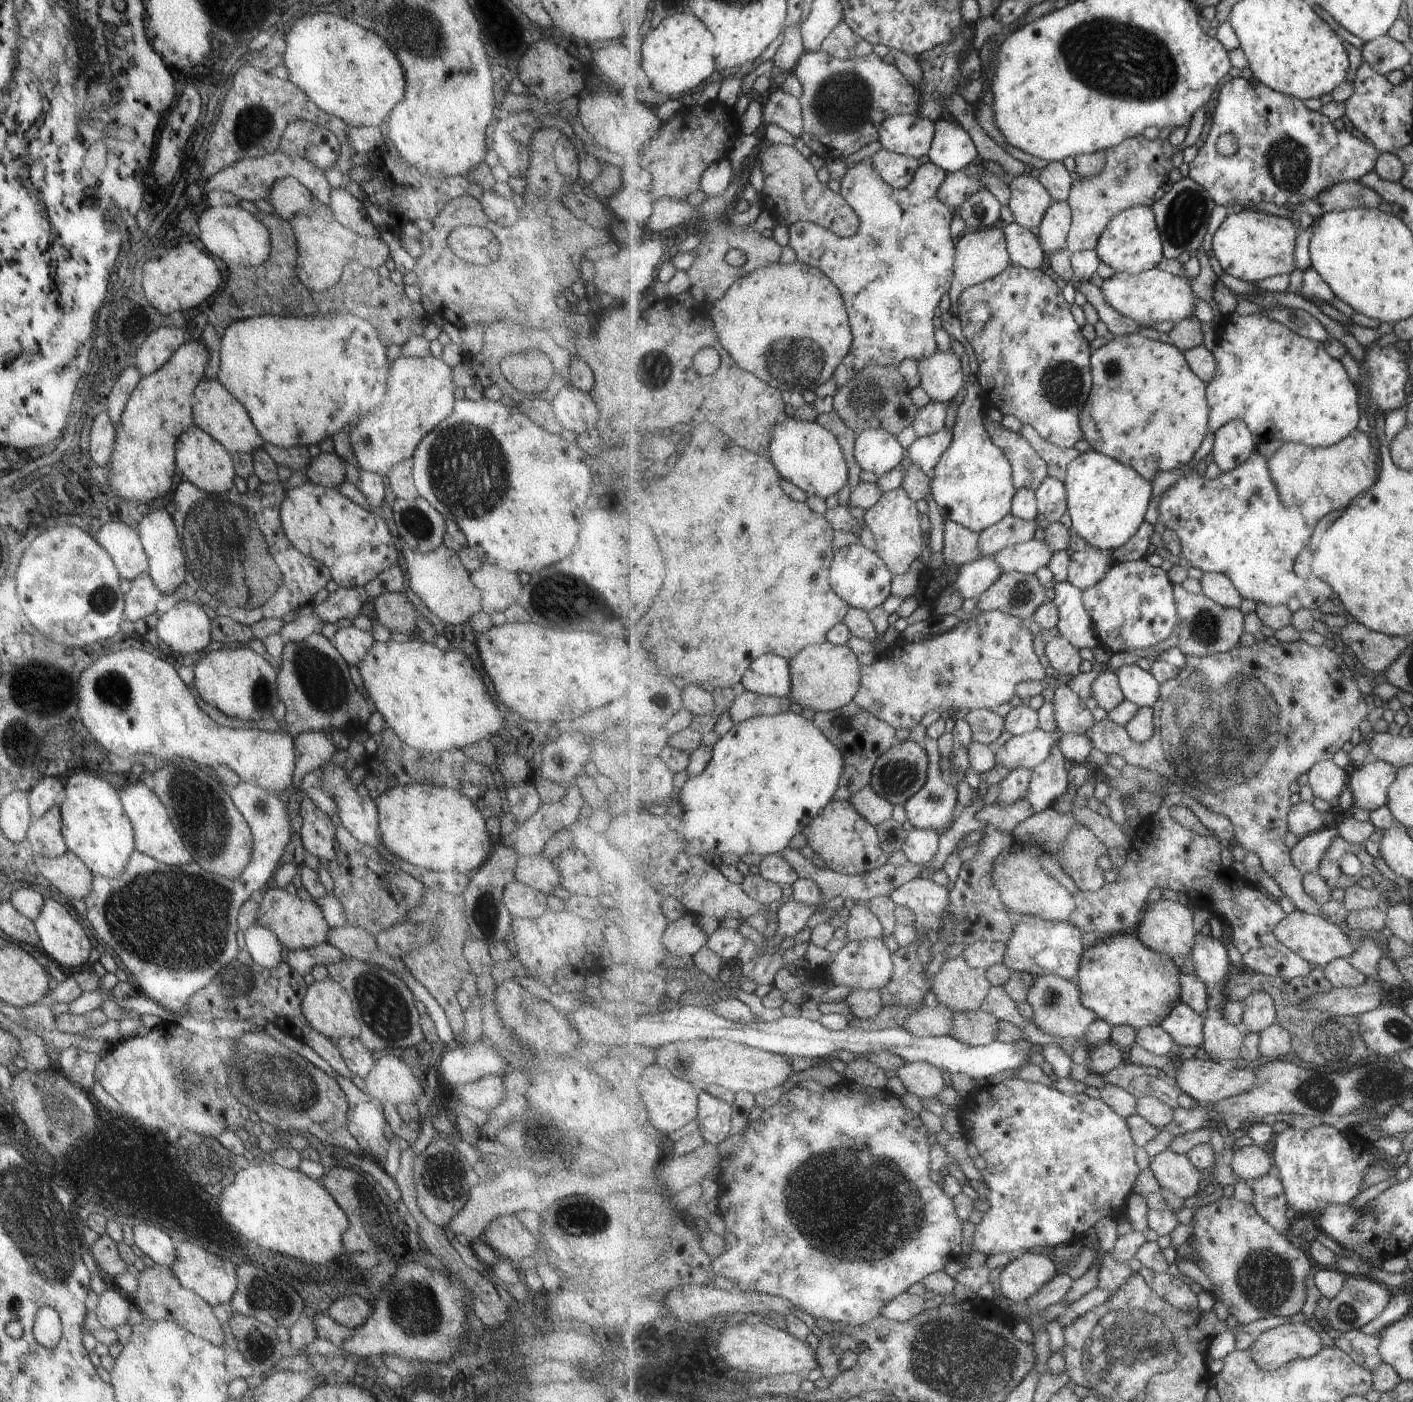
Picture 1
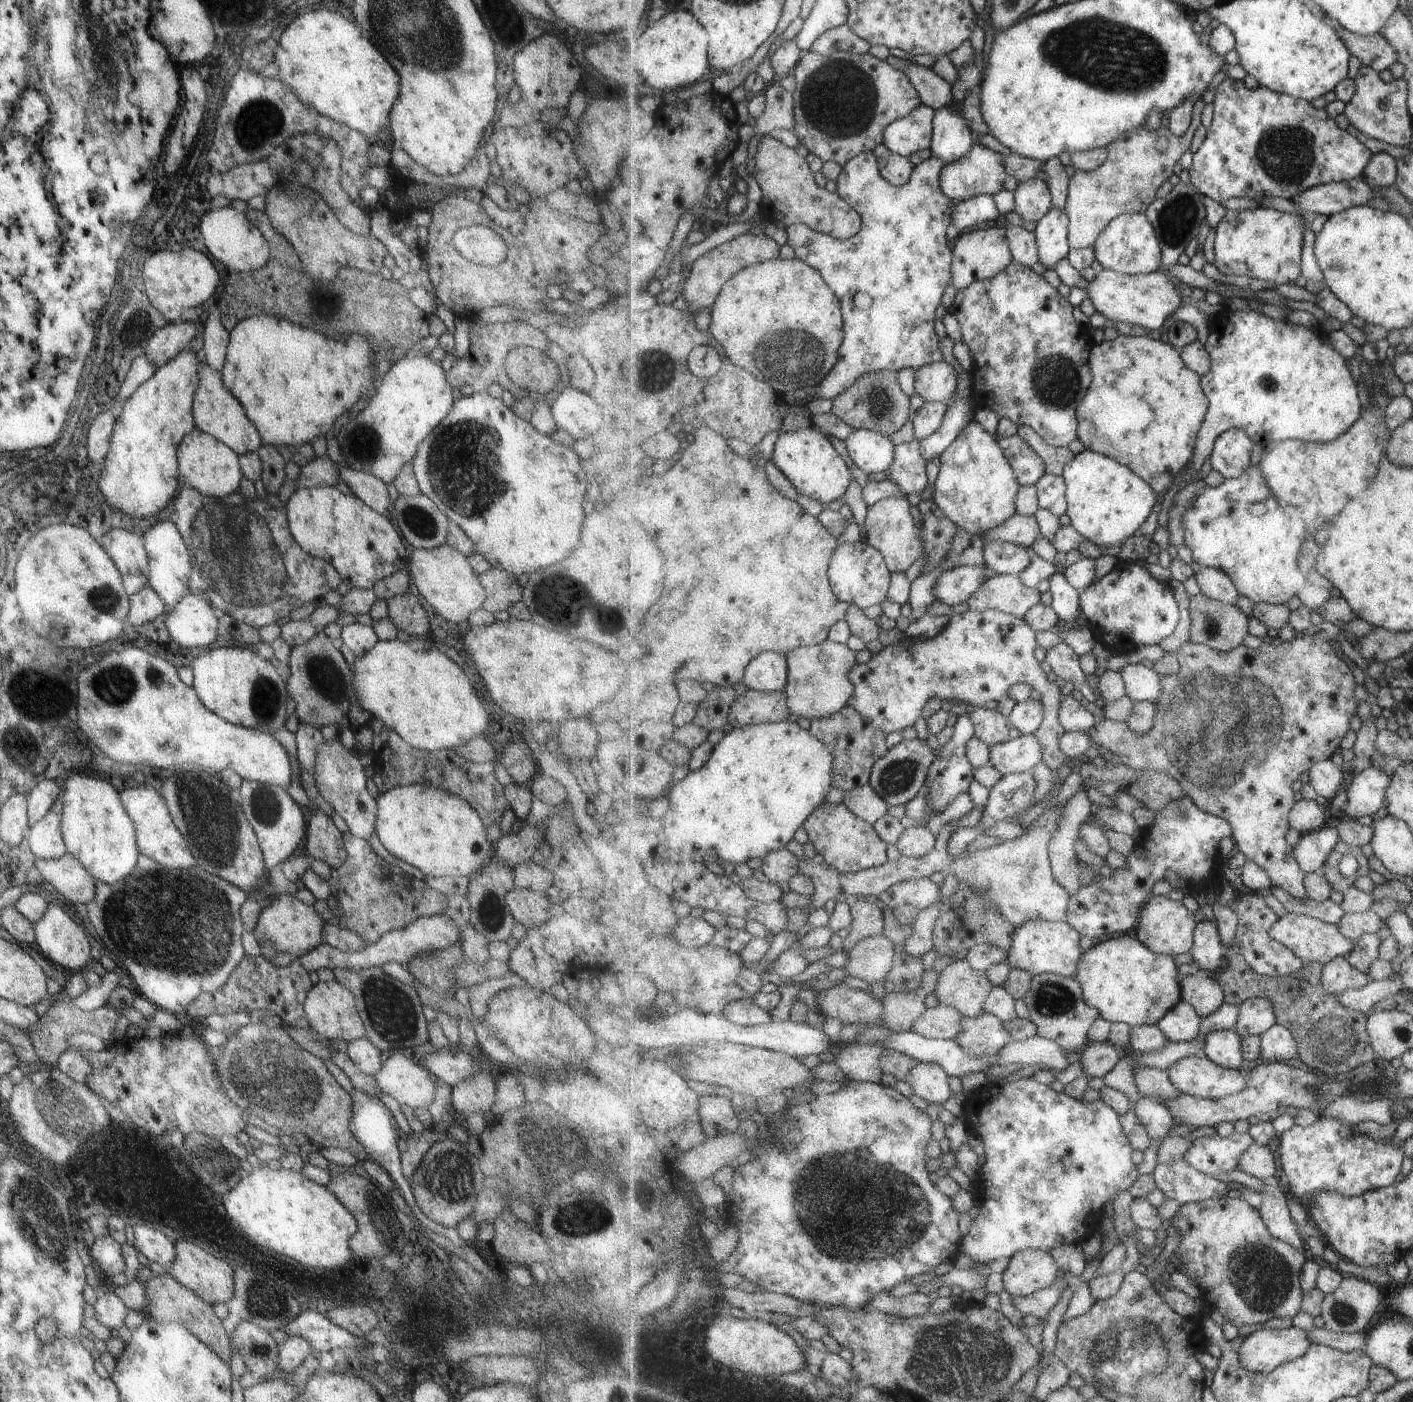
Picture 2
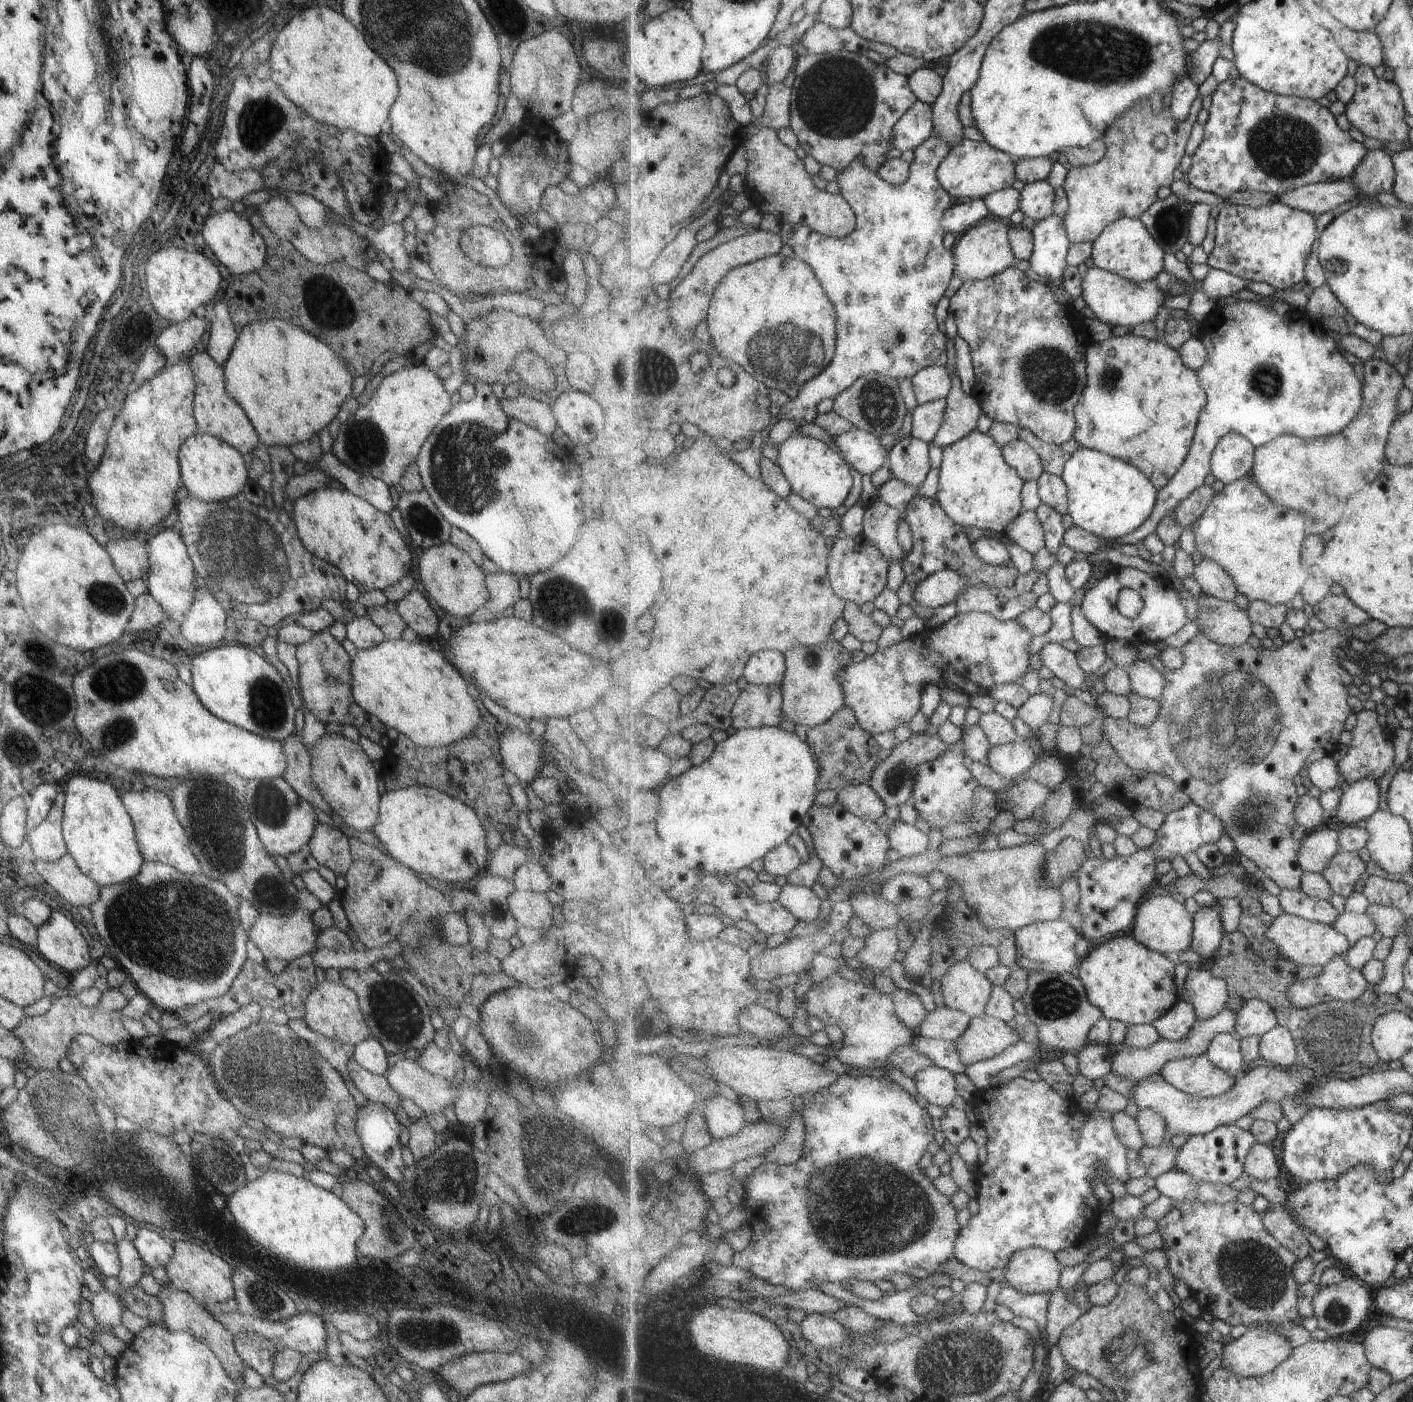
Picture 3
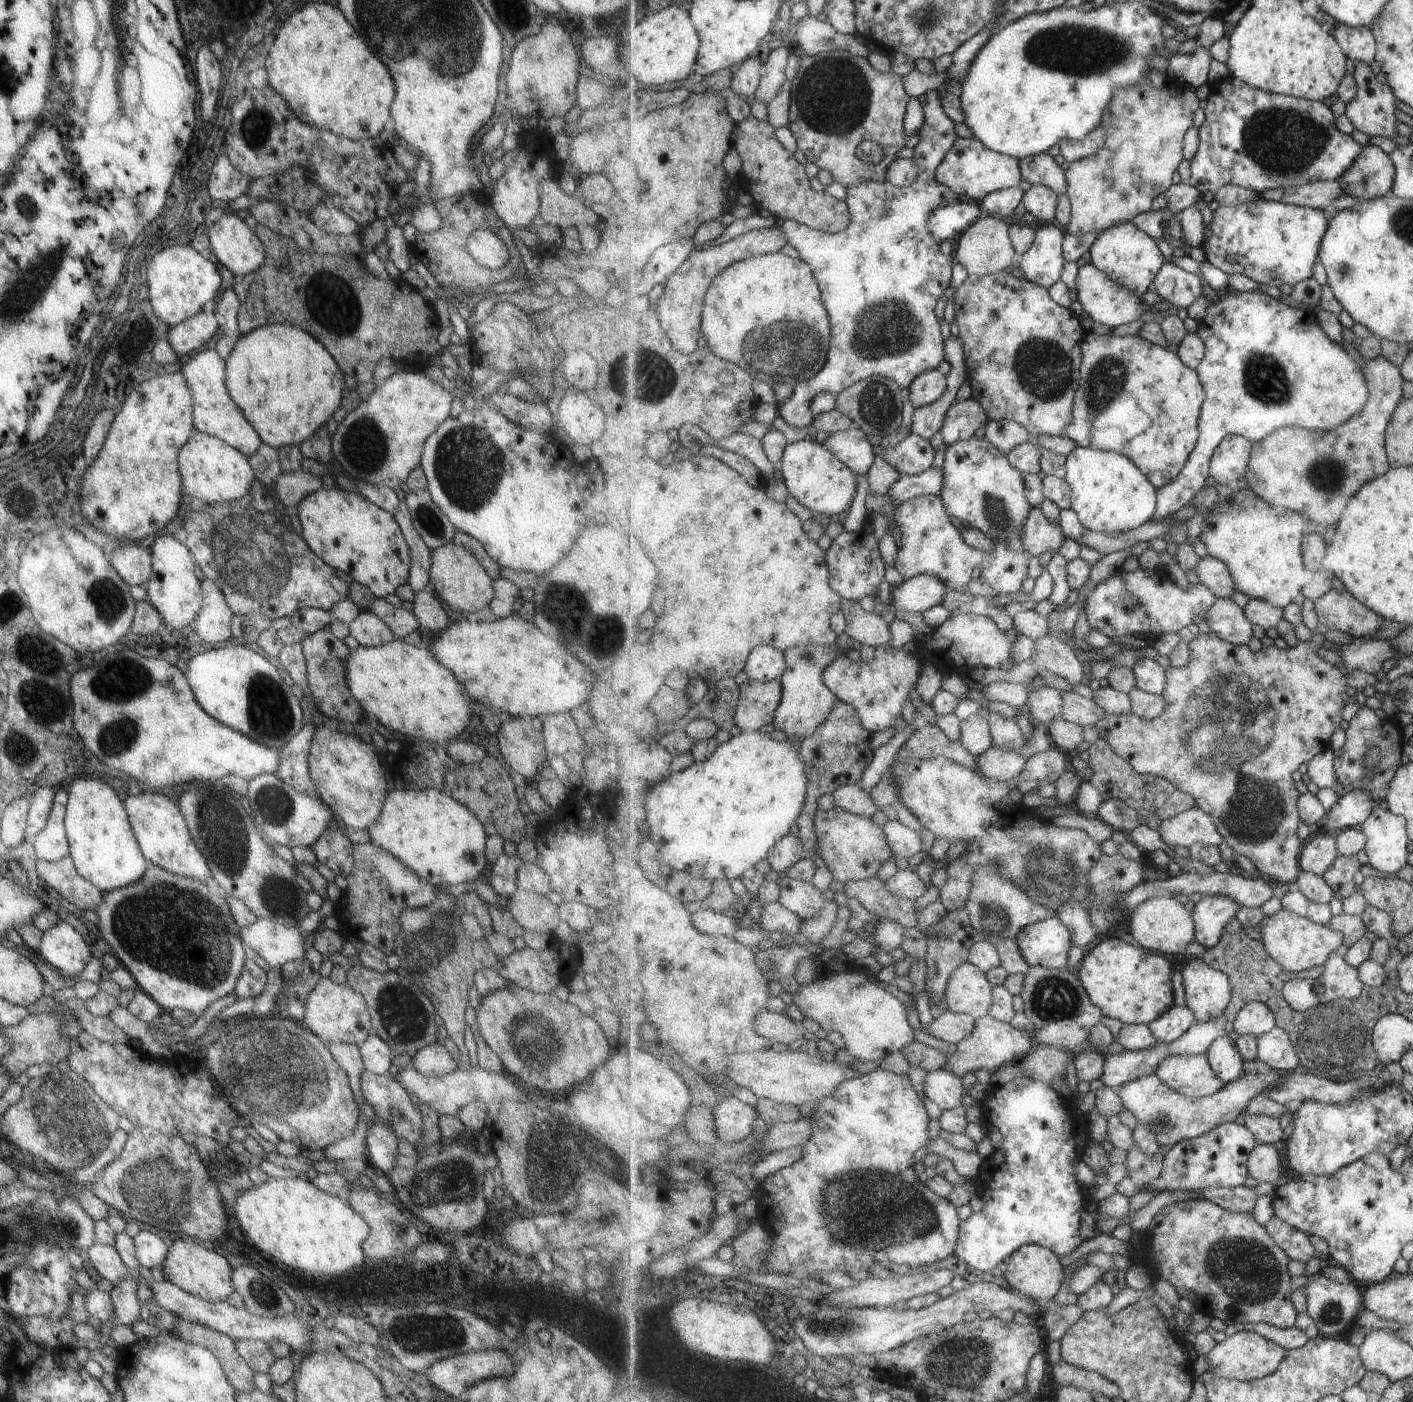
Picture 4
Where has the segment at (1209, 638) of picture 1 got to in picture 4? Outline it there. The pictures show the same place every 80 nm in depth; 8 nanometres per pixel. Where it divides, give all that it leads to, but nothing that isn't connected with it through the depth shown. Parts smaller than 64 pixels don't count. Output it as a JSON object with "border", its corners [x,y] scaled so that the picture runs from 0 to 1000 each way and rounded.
{"border":[[[863,427],[856,435],[854,444],[857,451],[873,460],[883,460],[887,455],[887,445],[880,434],[871,427]]]}

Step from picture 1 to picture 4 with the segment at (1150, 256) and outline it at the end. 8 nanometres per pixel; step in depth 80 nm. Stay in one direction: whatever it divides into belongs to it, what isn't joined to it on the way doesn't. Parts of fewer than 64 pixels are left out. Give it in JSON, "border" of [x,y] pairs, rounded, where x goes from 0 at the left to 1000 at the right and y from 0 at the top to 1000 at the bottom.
{"border":[[[800,158],[791,160],[782,164],[771,177],[771,183],[773,189],[805,210],[810,210],[812,207],[816,206],[817,198],[825,188],[817,169]]]}

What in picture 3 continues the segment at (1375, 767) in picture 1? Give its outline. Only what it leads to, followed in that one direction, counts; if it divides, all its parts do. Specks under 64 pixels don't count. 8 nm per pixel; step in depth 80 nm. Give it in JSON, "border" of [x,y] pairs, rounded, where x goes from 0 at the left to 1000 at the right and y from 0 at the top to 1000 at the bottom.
{"border":[[[973,555],[960,556],[952,566],[948,567],[948,574],[944,581],[950,588],[960,589],[963,585],[967,586],[976,578],[977,565]]]}

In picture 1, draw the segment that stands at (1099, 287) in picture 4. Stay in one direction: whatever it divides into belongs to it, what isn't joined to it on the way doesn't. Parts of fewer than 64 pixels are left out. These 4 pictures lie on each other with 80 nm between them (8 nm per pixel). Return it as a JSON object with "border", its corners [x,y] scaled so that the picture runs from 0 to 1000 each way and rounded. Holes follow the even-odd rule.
{"border":[[[816,191],[807,195],[790,194],[786,198],[780,202],[780,207],[786,215],[786,218],[792,221],[795,225],[802,227],[810,233],[815,230],[827,230],[832,232],[835,229],[844,227],[846,214],[850,214],[843,205],[843,200],[840,197],[833,197]],[[848,213],[848,213],[846,213]]]}

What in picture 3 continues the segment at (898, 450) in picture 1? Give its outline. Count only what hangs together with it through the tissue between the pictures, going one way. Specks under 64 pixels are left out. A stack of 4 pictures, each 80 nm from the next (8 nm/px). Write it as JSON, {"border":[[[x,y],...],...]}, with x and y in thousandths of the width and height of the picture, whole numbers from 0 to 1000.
{"border":[[[605,305],[599,310],[592,311],[592,318],[602,334],[609,339],[616,339],[621,337],[626,332],[630,323],[630,321],[623,318],[622,311]]]}

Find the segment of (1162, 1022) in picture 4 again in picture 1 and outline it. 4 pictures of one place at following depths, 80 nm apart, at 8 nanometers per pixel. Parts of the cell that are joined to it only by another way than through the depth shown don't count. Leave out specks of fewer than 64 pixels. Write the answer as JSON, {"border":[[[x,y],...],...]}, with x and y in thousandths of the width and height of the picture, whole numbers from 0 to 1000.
{"border":[[[836,714],[830,719],[829,724],[823,729],[824,733],[833,745],[837,747],[850,747],[853,743],[854,728],[850,723],[846,722],[842,717]]]}

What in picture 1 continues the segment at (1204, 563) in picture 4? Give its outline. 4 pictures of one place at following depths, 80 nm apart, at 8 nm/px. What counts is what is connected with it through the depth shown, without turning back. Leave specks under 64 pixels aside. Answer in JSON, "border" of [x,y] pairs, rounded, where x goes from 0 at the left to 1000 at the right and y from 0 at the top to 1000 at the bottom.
{"border":[[[854,408],[849,412],[849,416],[851,423],[860,428],[861,431],[874,434],[878,434],[880,425],[868,410]]]}

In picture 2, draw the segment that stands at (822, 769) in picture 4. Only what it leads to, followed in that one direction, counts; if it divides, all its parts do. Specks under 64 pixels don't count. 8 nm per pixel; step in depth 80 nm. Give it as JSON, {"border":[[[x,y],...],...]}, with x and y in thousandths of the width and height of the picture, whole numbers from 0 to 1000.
{"border":[[[602,503],[587,512],[574,515],[573,522],[577,526],[580,526],[581,529],[584,529],[588,534],[590,561],[596,564],[597,566],[616,559],[619,544],[628,536],[628,531],[626,530],[628,522],[619,519],[615,514],[612,514],[608,509],[608,506]]]}

